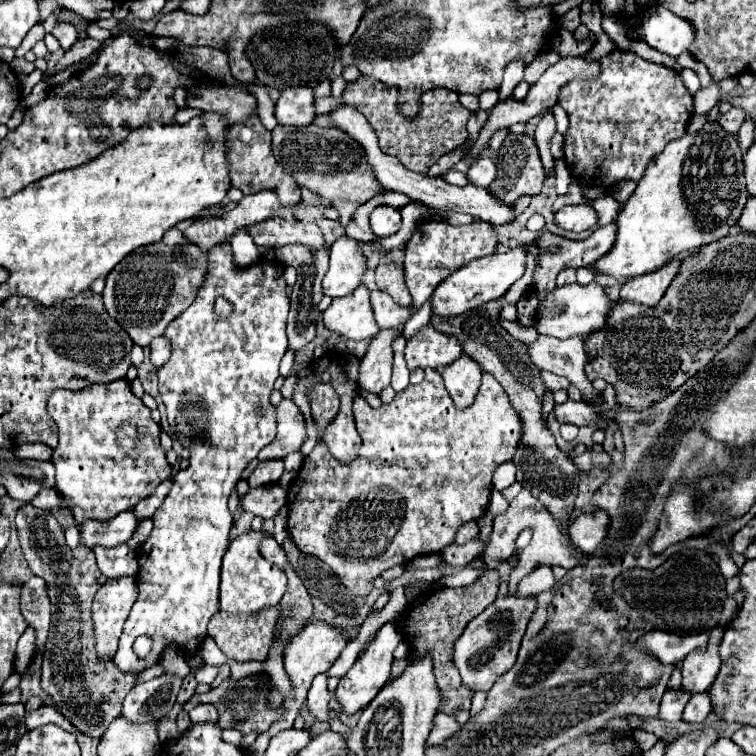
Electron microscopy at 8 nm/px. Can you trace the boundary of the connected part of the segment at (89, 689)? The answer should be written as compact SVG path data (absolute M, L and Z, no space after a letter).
M16 523L16 529L26 561L32 573L40 575L46 581L48 597L52 601L52 629L48 633L44 649L40 687L82 735L102 737L112 719L120 715L122 701L140 675L120 671L112 659L100 659L96 651L92 601L96 591L106 583L108 577L100 573L94 553L88 547L78 545L76 549L66 549L62 527L30 527L28 523Z

